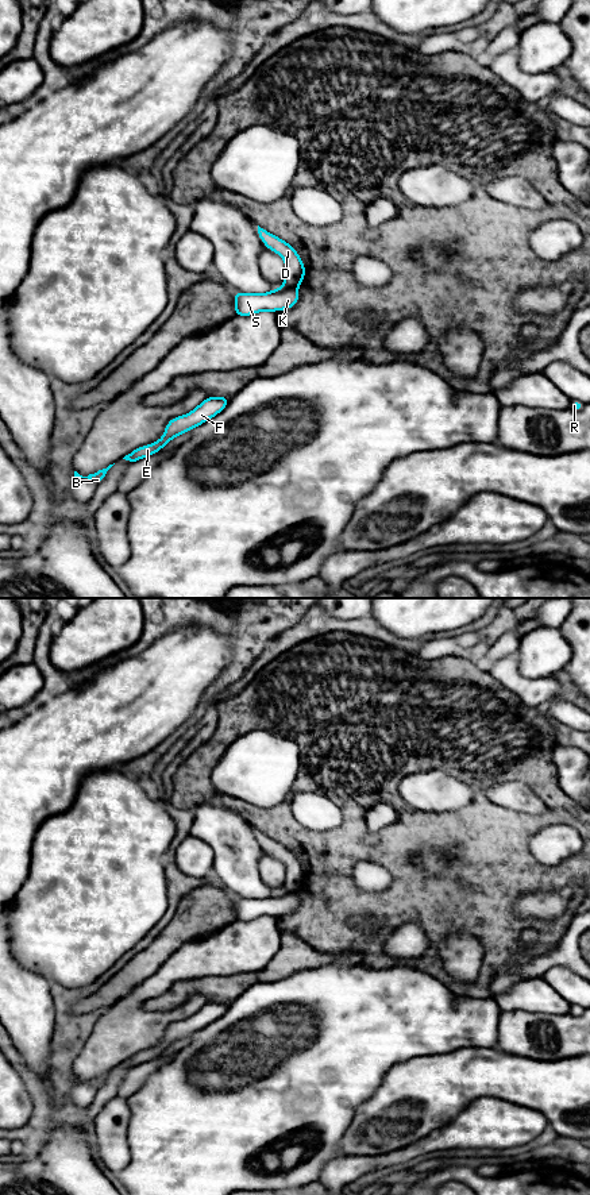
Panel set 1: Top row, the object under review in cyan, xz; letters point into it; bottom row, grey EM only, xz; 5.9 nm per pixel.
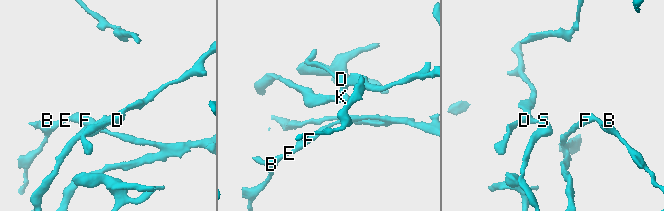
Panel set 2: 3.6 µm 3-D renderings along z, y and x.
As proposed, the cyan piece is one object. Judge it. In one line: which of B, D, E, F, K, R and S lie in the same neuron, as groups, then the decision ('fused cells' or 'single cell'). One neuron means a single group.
B E F K R S / D | fused cells

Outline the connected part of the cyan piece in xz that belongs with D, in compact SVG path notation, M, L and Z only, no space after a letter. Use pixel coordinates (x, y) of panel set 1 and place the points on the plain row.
M258 830L258 839L263 849L281 860L286 868L286 879L284 886L284 893L297 893L305 882L305 871L298 861L297 856L279 844L278 841L271 840L269 836Z

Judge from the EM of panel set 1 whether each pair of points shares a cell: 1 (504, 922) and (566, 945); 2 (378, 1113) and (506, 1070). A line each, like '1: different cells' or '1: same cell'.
1: different cells
2: same cell

